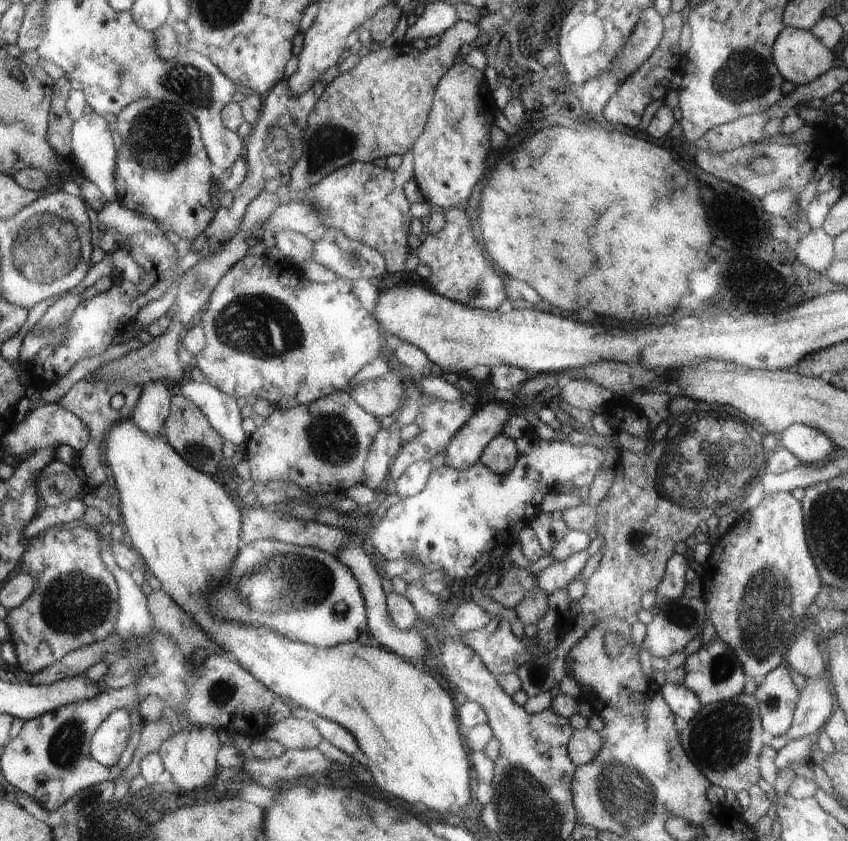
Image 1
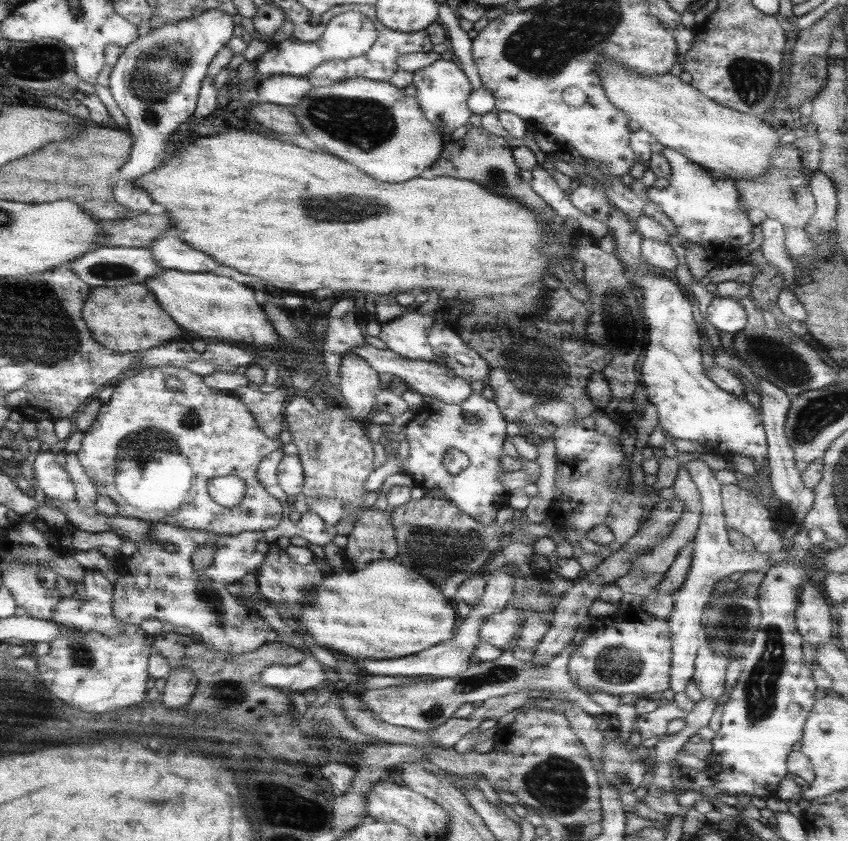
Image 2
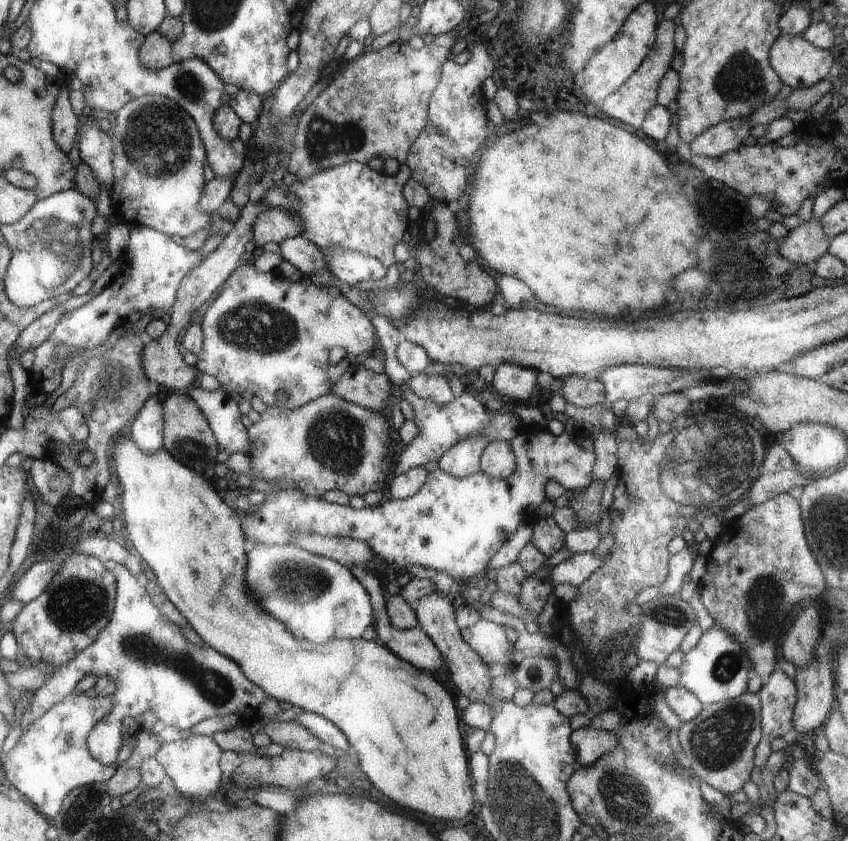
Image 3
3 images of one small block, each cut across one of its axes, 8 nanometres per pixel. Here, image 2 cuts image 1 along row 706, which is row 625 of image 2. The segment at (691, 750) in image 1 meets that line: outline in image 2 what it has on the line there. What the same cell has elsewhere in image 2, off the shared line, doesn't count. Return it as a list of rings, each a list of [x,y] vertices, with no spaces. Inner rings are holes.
[[[757,571],[744,572],[736,580],[735,590],[723,591],[716,601],[706,603],[706,611],[701,618],[702,629],[710,638],[710,646],[714,646],[714,650],[725,657],[726,662],[731,662],[734,657],[742,657],[757,631],[760,621],[758,584],[763,575],[764,573]]]

